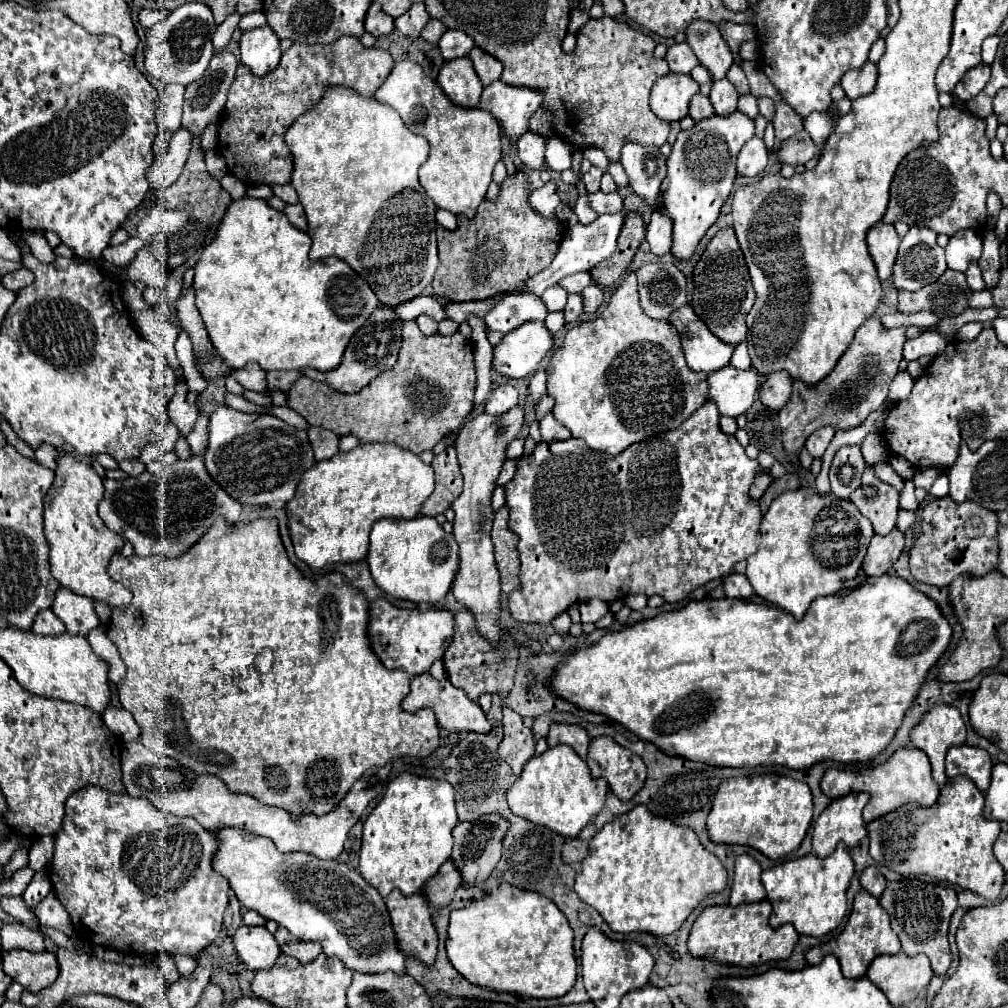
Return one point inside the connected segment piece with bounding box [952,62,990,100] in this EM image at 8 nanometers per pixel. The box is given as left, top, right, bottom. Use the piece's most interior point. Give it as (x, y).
(973, 81)

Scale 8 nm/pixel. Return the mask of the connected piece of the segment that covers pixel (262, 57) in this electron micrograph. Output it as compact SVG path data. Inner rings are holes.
M260 26L242 32L240 38L240 60L256 76L264 76L274 70L280 62L280 40L270 26Z

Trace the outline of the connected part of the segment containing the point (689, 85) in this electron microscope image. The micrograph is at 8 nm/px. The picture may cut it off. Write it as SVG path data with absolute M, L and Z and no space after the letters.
M666 74L652 86L650 108L666 122L682 120L688 114L688 102L694 94L698 94L698 84L690 74Z

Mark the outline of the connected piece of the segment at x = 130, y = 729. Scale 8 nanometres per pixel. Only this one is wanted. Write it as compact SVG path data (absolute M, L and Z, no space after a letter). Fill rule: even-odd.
M108 706L102 712L104 724L124 740L136 740L140 736L140 726L134 722L132 714L128 710L118 710L114 706Z

